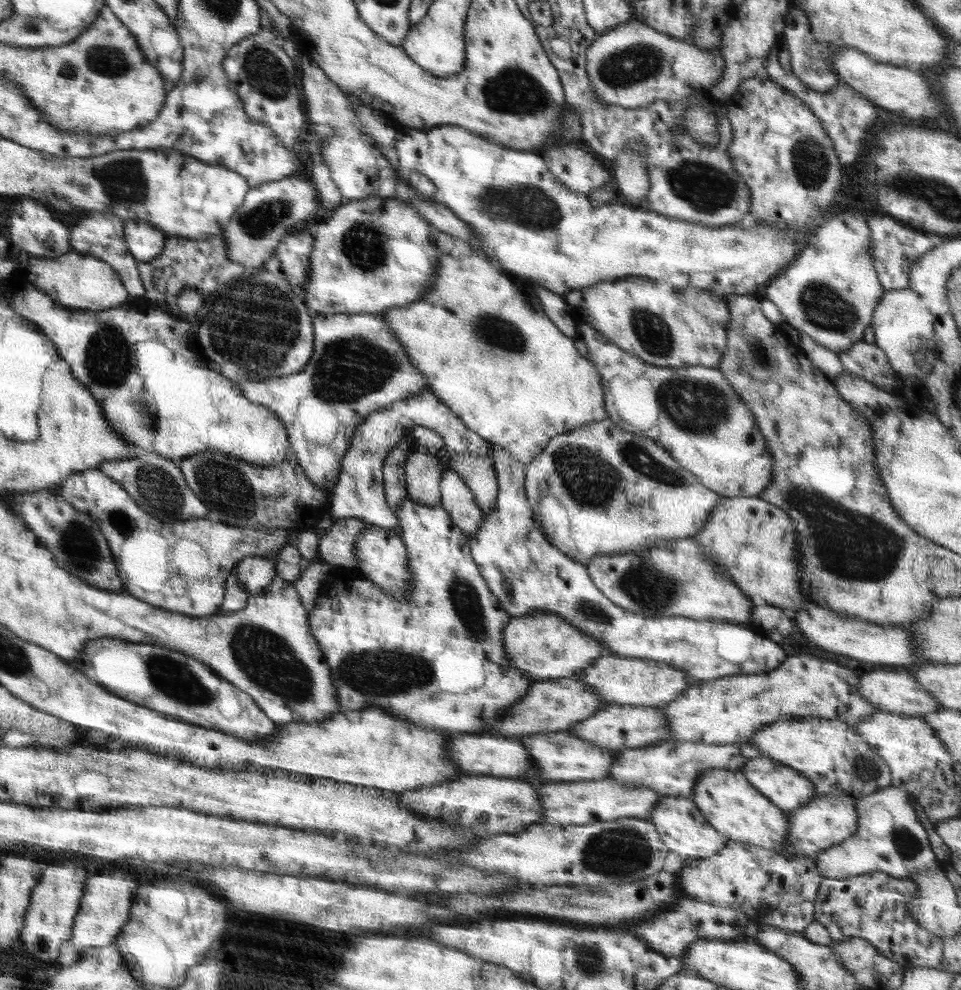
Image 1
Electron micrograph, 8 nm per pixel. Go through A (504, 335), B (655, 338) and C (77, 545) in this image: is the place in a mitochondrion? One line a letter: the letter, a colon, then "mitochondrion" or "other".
A: mitochondrion
B: mitochondrion
C: mitochondrion

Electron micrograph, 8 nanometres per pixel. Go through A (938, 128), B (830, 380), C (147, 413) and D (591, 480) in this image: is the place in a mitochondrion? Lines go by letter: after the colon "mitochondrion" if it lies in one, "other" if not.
A: other
B: other
C: mitochondrion
D: mitochondrion

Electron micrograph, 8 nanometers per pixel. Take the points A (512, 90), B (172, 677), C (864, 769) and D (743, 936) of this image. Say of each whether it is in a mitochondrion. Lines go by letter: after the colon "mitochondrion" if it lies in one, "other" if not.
A: mitochondrion
B: mitochondrion
C: mitochondrion
D: other

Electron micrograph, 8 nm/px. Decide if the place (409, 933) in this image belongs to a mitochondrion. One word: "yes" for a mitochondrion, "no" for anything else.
no

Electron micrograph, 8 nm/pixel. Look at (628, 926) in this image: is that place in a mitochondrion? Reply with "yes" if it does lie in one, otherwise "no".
no

